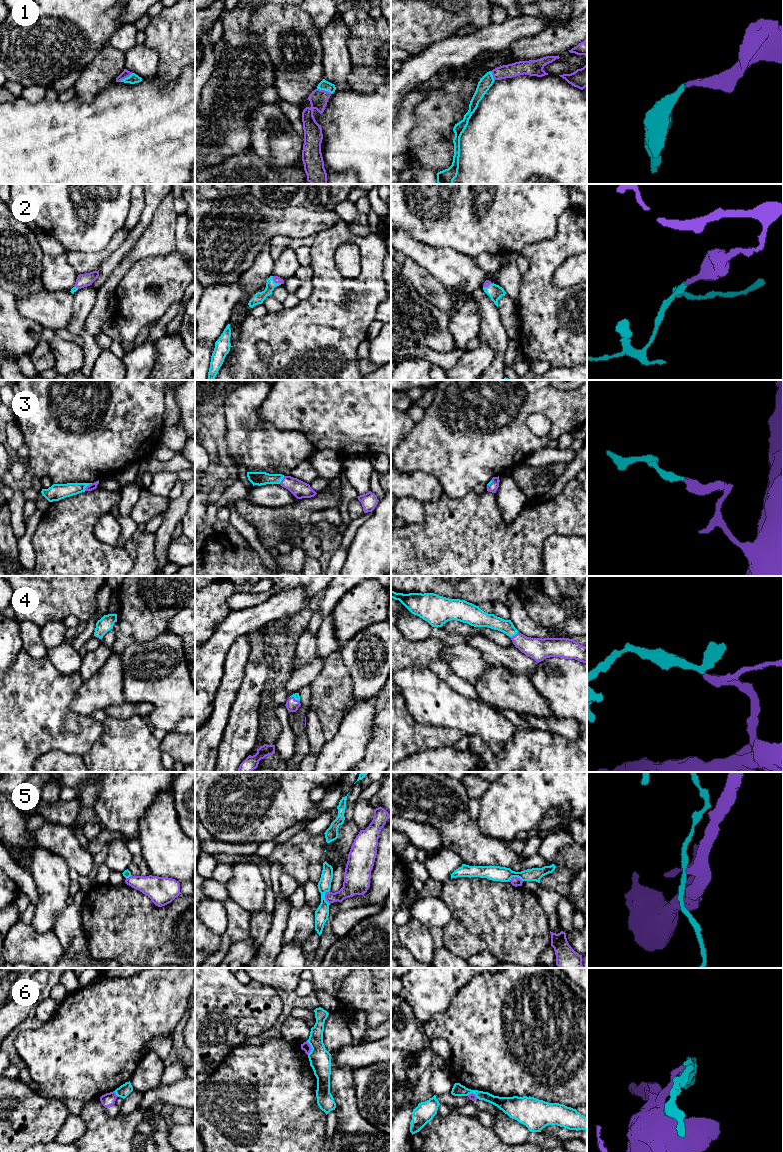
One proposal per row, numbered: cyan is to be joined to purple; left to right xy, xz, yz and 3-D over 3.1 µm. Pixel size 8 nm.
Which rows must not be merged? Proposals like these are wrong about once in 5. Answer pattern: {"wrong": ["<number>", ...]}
{"wrong": ["5", "6"]}

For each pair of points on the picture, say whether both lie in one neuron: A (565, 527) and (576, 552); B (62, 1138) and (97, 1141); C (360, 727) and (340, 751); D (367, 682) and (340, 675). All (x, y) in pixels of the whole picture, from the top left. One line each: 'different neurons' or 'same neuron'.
A: different neurons
B: different neurons
C: same neuron
D: different neurons

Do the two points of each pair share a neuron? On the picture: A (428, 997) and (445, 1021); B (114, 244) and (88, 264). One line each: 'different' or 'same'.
A: different
B: same

